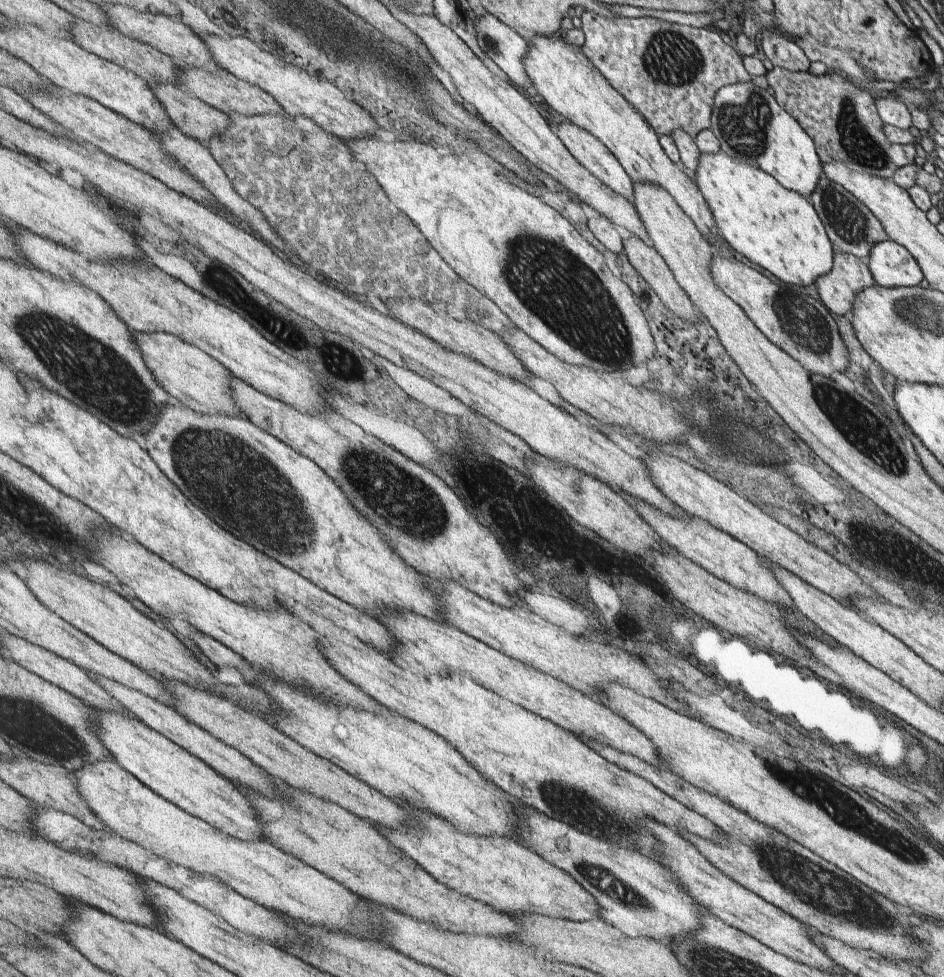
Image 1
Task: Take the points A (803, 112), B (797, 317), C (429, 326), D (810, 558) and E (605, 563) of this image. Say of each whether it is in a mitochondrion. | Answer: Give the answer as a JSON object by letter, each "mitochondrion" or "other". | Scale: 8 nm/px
{"A":"other","B":"mitochondrion","C":"other","D":"other","E":"other"}

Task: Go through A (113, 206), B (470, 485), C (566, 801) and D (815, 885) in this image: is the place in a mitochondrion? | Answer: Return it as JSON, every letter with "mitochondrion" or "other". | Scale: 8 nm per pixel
{"A":"other","B":"other","C":"mitochondrion","D":"mitochondrion"}

